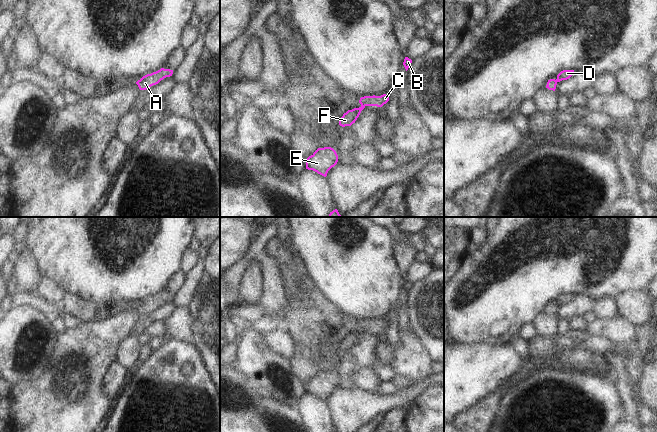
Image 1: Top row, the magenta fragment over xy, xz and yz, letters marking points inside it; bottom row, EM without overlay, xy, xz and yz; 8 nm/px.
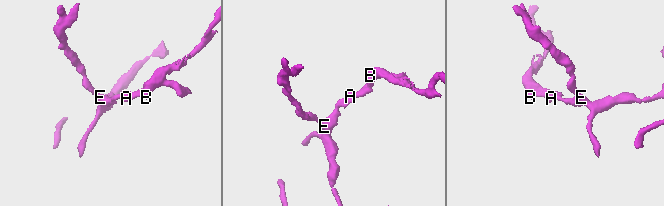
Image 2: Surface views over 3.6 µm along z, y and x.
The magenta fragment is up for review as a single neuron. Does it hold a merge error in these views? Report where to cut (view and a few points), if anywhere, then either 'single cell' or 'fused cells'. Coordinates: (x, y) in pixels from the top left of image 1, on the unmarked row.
xz (361, 328), (364, 330) | fused cells

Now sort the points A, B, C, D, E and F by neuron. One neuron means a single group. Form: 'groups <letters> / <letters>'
groups A B C / D E F

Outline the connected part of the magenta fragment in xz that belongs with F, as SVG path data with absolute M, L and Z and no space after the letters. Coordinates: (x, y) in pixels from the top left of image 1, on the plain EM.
M361 329L359 332L354 332L352 334L348 334L339 344L339 349L342 351L351 350L357 342L359 341L361 335L365 332L365 330Z

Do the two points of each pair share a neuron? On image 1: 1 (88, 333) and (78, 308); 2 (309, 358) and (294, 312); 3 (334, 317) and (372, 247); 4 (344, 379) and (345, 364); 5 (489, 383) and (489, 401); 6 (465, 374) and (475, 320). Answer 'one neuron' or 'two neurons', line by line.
1: two neurons
2: one neuron
3: two neurons
4: one neuron
5: two neurons
6: two neurons

